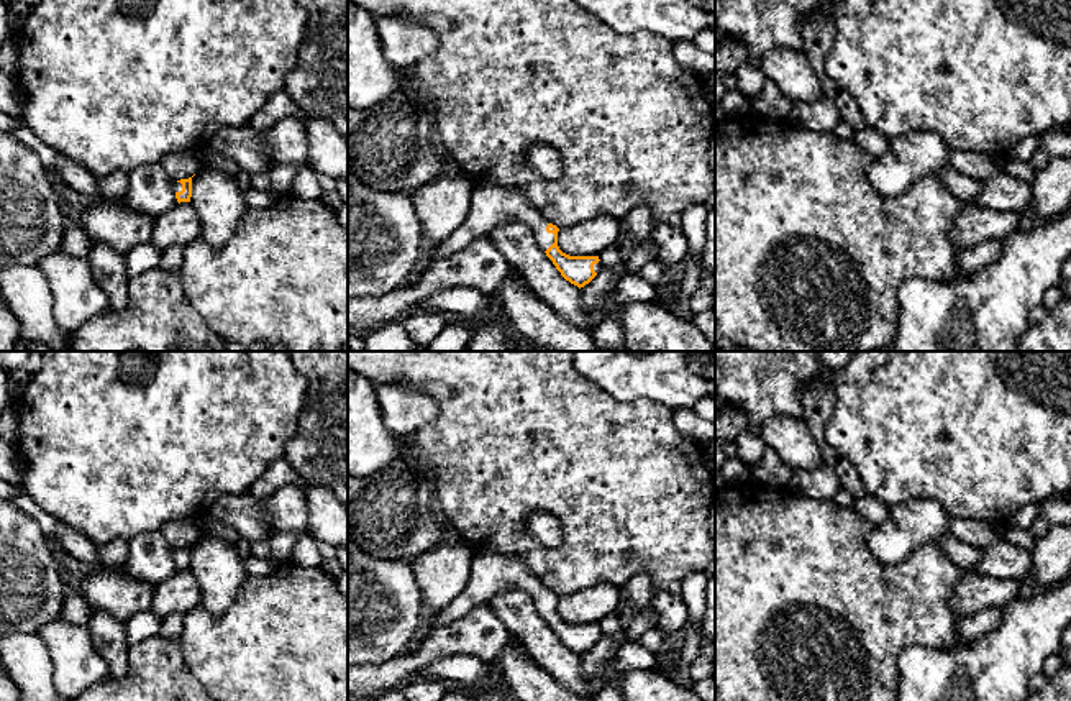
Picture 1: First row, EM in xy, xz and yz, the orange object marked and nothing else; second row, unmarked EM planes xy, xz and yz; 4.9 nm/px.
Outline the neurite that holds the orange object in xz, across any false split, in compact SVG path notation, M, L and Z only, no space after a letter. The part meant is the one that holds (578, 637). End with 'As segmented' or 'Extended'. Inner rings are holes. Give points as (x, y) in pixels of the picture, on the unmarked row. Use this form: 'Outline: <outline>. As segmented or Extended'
Outline: M476 548L467 586L446 607L431 612L430 632L451 625L474 607L484 606L497 591L508 588L526 591L561 644L579 657L604 637L599 624L569 624L563 621L558 614L559 596L531 575L520 557L489 548Z. Extended

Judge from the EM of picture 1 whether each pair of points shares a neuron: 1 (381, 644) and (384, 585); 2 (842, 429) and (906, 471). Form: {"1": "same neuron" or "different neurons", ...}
{"1": "same neuron", "2": "same neuron"}

